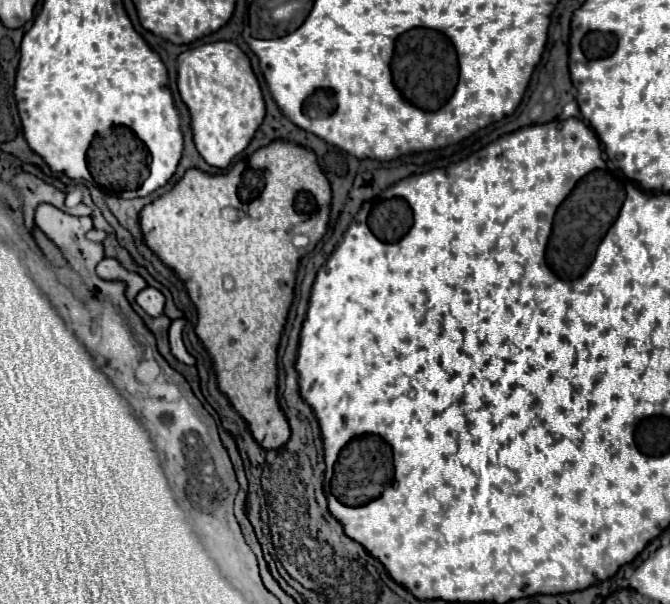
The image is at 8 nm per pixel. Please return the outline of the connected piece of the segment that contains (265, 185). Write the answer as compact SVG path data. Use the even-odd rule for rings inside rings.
M272 141L270 145L260 147L248 163L236 163L224 175L208 175L190 169L168 193L140 211L140 229L146 247L184 281L188 297L198 311L196 335L212 357L218 389L246 419L252 437L266 451L280 449L290 437L288 421L276 399L276 351L294 299L296 269L300 261L300 249L292 245L292 239L296 235L308 235L310 243L318 243L326 233L328 217L330 183L324 177L316 155L310 149L288 141ZM224 277L234 281L234 289L224 289Z

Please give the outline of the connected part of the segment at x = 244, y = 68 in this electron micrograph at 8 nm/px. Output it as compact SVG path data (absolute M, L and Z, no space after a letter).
M228 41L206 43L178 55L178 91L190 111L190 127L198 153L210 167L226 169L252 141L264 121L264 99L242 49Z

